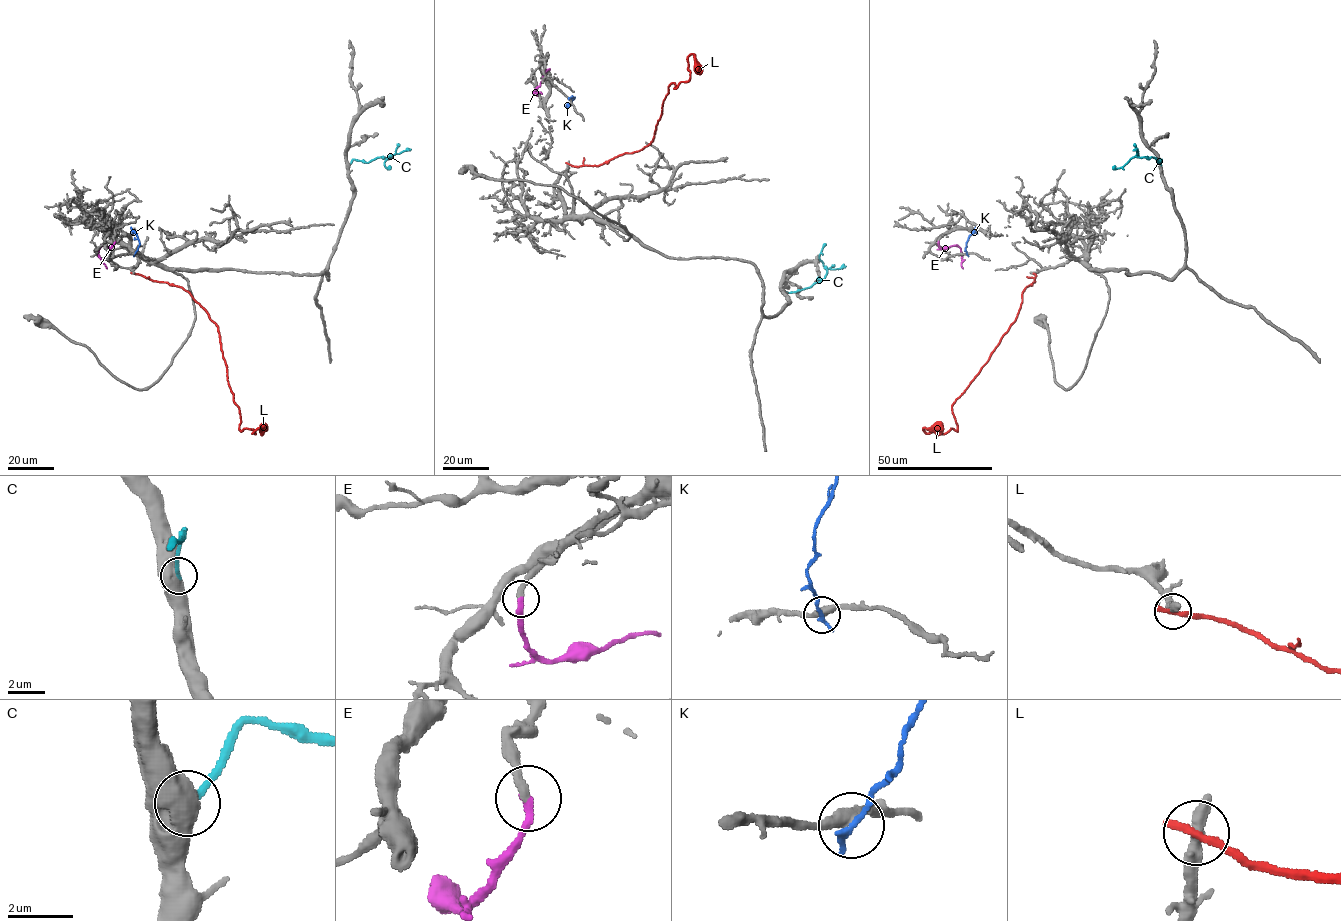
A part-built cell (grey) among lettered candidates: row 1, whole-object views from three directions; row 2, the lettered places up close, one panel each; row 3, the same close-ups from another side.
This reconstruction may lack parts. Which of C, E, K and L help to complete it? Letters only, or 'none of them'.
E

